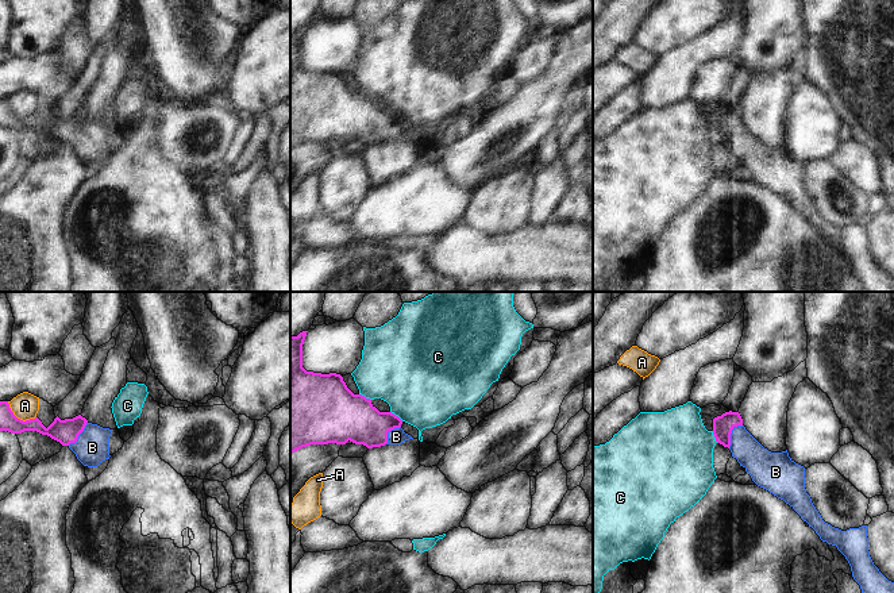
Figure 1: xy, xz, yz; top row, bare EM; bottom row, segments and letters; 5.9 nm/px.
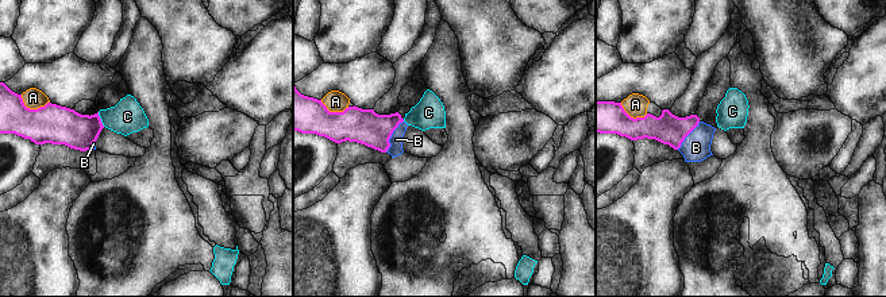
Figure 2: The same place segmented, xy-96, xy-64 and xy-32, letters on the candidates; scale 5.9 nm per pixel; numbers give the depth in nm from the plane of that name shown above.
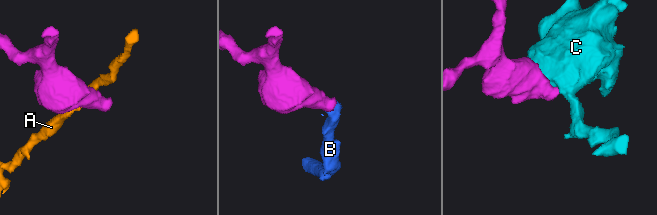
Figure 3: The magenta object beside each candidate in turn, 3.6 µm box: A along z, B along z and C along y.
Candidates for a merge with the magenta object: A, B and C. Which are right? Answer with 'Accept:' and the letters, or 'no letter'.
Accept: B

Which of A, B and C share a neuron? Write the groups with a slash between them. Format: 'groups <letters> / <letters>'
groups A / B / C

